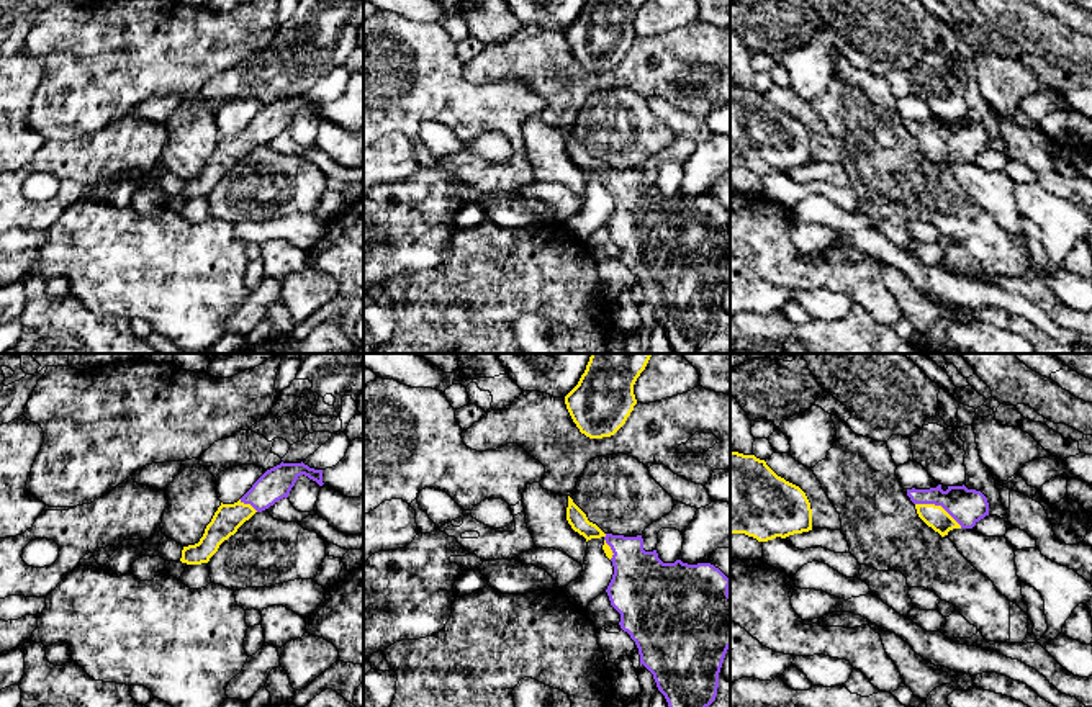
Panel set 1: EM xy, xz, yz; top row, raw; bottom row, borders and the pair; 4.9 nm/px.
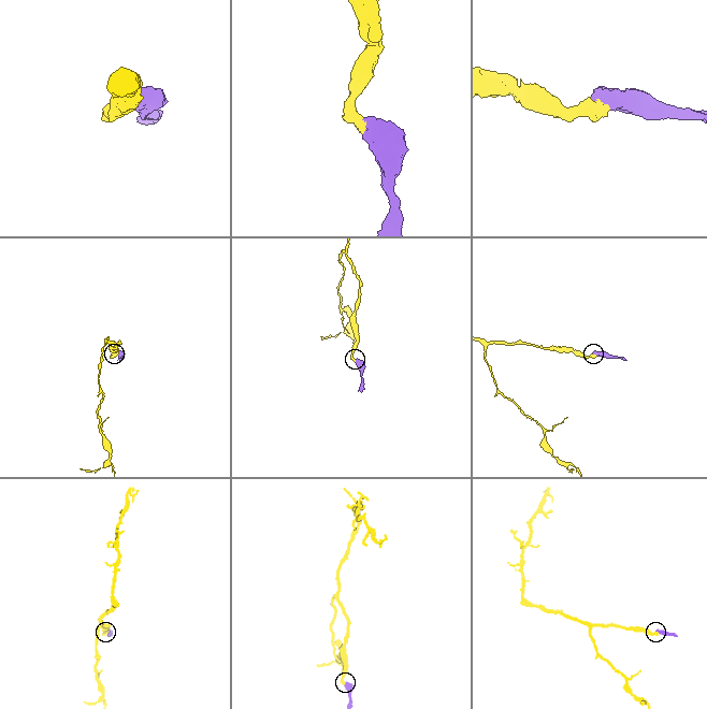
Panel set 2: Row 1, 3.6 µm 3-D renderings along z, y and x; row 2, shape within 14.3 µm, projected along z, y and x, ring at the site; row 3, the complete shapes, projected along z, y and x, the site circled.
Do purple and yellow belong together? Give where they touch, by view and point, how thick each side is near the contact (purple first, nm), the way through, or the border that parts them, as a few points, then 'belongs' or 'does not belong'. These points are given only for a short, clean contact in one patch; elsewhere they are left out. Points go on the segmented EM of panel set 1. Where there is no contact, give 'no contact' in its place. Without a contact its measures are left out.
contact yz (938, 504); calibres 180 and 110 nm; way yz (966, 506), (938, 504), (934, 516); belongs

